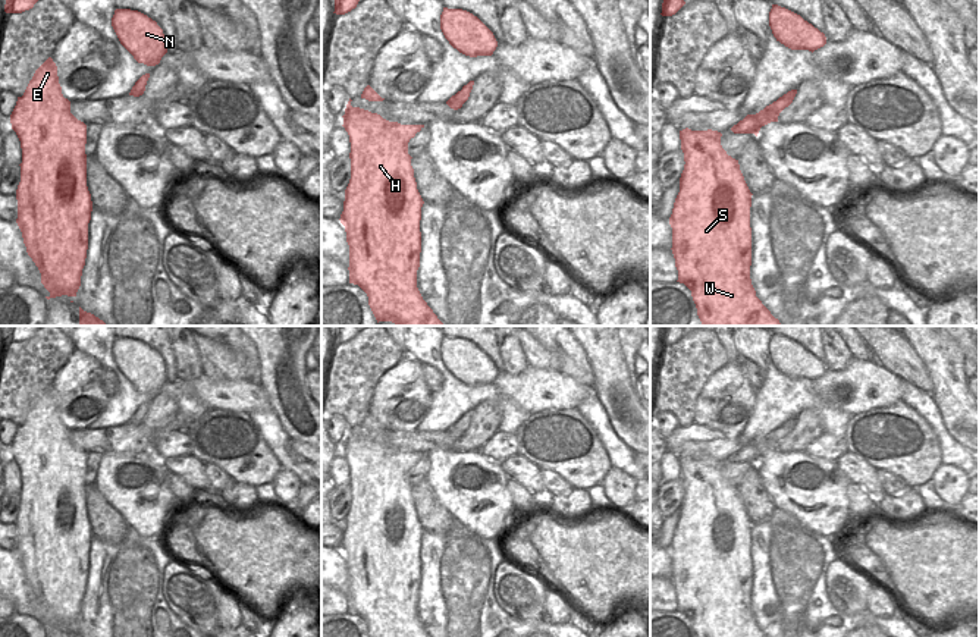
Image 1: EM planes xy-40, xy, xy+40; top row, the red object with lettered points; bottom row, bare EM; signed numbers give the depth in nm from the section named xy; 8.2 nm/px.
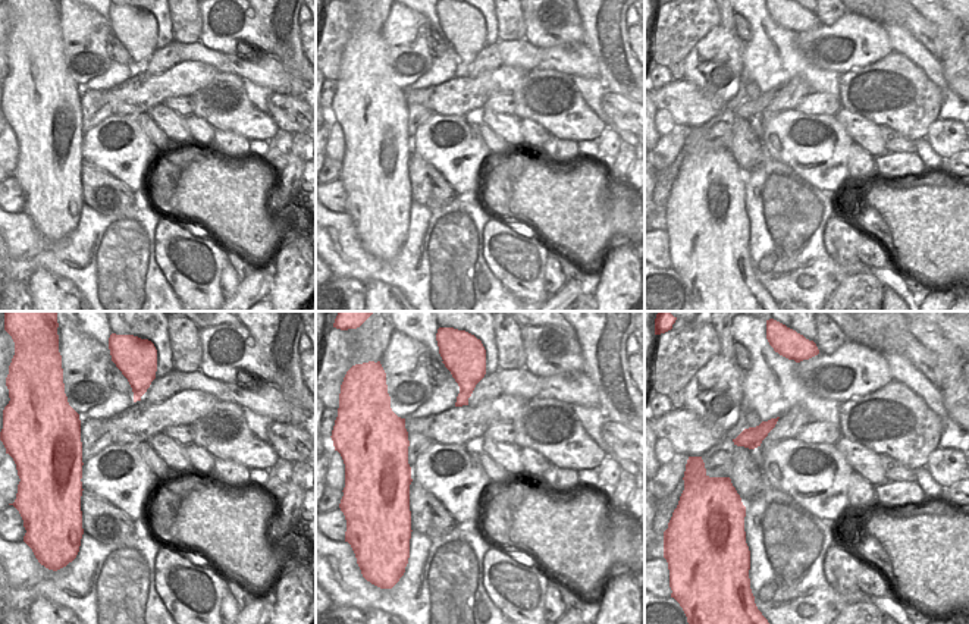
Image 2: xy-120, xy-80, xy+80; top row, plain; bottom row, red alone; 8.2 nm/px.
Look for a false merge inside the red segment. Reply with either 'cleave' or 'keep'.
keep

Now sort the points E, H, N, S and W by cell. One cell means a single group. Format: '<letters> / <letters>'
E H N S W

